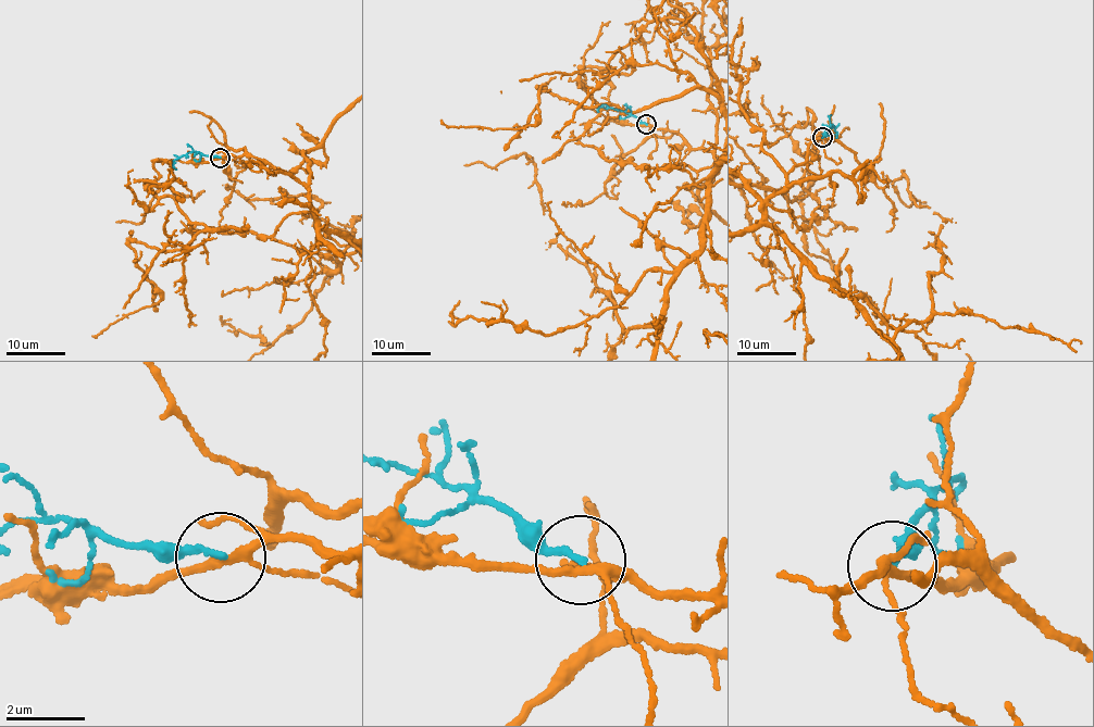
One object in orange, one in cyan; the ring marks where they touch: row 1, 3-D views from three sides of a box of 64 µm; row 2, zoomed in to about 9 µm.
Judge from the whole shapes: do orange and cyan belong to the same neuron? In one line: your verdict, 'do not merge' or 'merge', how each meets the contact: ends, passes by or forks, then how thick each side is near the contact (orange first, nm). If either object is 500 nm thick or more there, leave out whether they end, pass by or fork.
do not merge | orange forks | cyan ends | 180/170 nm

